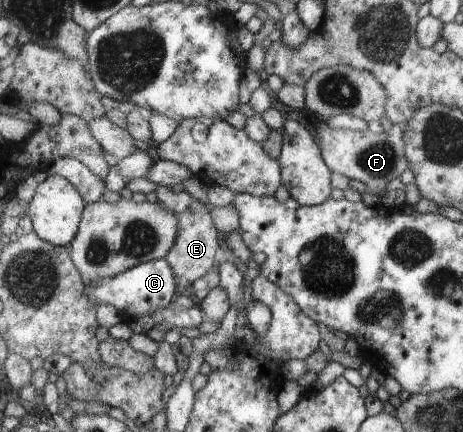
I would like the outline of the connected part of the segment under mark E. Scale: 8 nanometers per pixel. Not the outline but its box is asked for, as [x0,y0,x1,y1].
[154,185,222,294]

